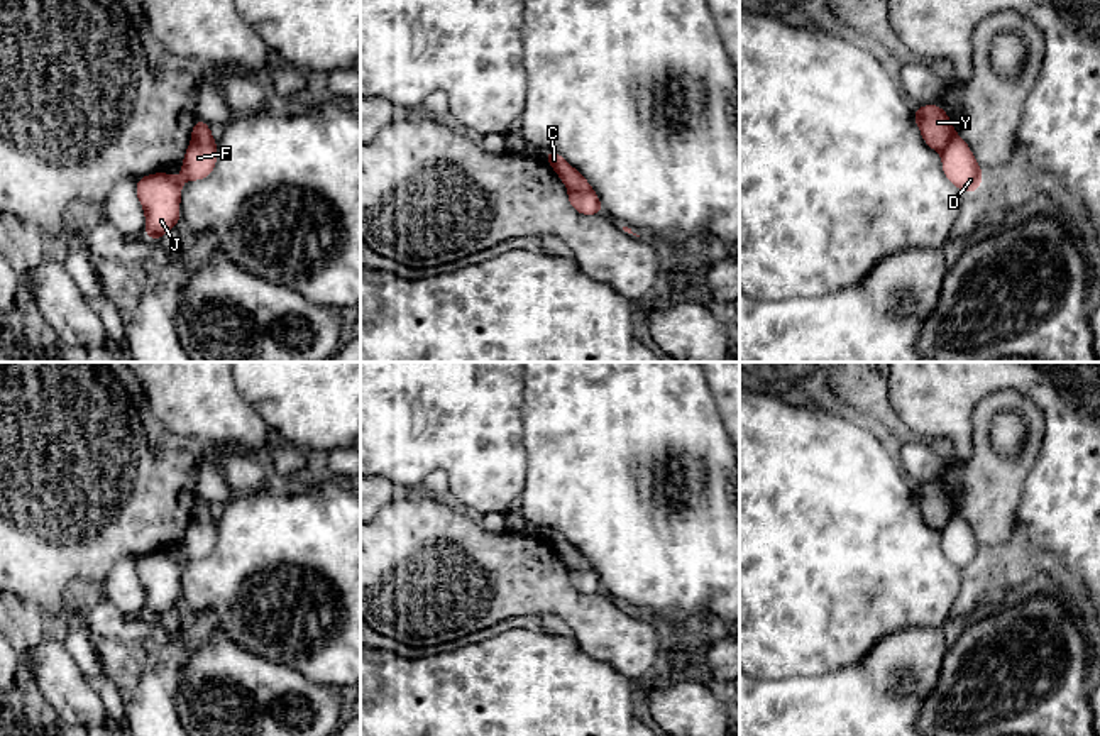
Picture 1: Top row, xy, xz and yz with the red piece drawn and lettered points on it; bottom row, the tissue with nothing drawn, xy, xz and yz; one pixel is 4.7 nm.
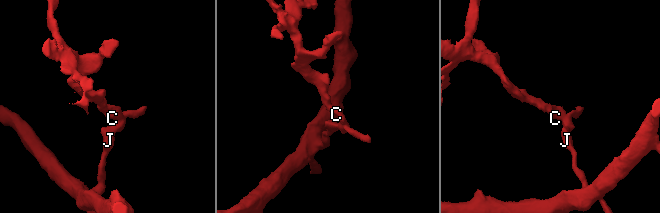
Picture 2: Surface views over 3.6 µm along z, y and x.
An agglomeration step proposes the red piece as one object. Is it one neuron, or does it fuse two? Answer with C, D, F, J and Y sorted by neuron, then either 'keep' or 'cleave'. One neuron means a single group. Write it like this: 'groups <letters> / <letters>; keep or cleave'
groups C Y / D F J; cleave

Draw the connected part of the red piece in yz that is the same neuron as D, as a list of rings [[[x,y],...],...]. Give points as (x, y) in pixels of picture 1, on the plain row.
[[[958,513],[941,531],[943,553],[961,570],[975,572],[982,565],[983,550],[968,523]]]

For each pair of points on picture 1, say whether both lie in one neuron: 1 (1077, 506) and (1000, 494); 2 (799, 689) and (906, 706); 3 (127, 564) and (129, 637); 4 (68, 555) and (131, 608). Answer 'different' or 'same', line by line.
1: different
2: same
3: different
4: different

